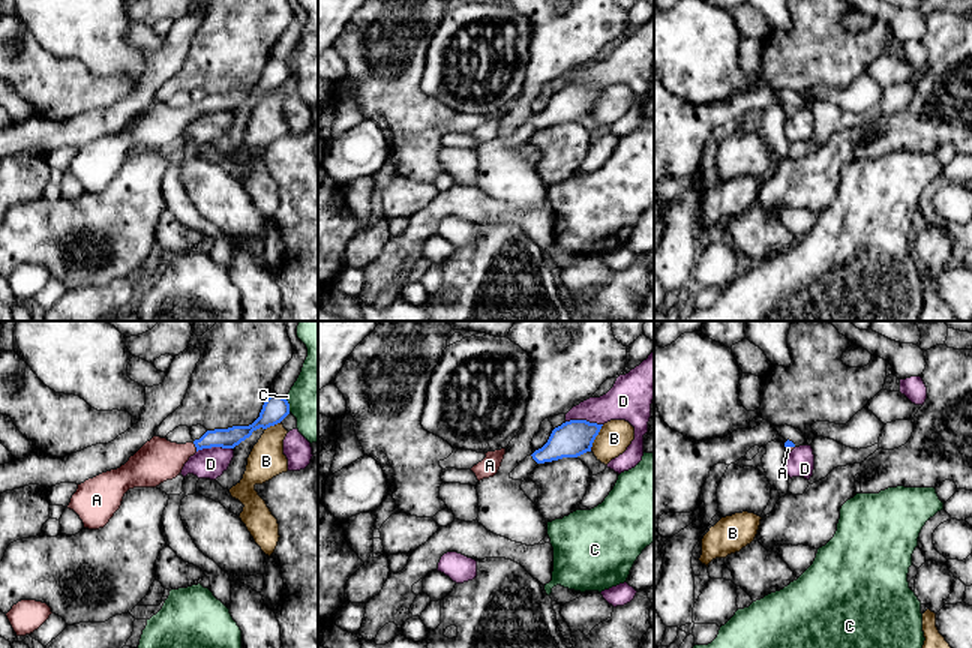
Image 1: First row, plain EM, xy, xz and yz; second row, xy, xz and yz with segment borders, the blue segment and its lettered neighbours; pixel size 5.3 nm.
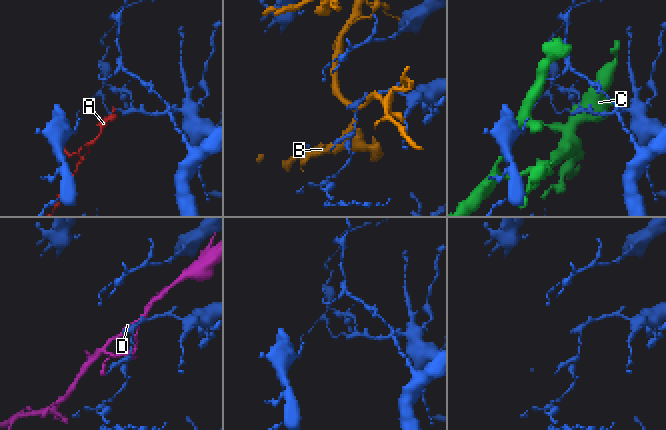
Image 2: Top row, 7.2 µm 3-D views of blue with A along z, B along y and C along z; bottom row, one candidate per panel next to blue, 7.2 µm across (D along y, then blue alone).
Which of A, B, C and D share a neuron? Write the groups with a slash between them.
A / B / C / D

